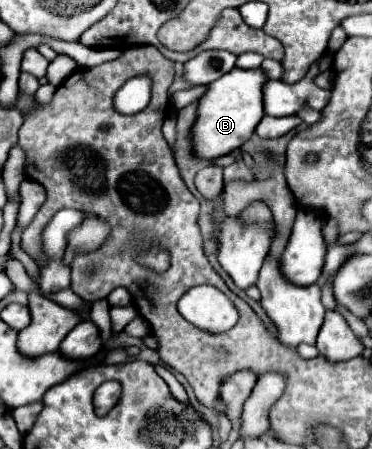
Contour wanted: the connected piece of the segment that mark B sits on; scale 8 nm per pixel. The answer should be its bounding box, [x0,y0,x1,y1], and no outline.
[191,69,267,159]

